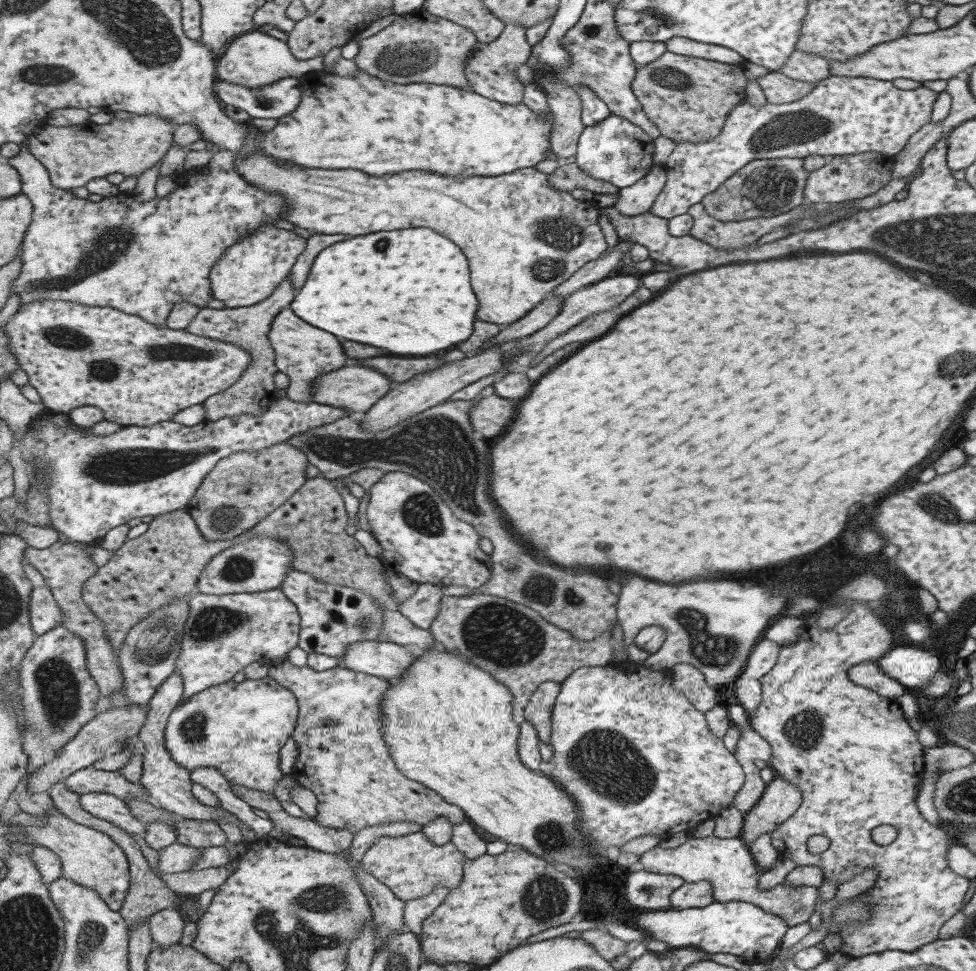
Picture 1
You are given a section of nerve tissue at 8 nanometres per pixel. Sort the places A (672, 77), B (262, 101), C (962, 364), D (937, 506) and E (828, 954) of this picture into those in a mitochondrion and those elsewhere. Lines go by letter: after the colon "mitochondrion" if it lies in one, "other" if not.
A: mitochondrion
B: mitochondrion
C: mitochondrion
D: mitochondrion
E: other

